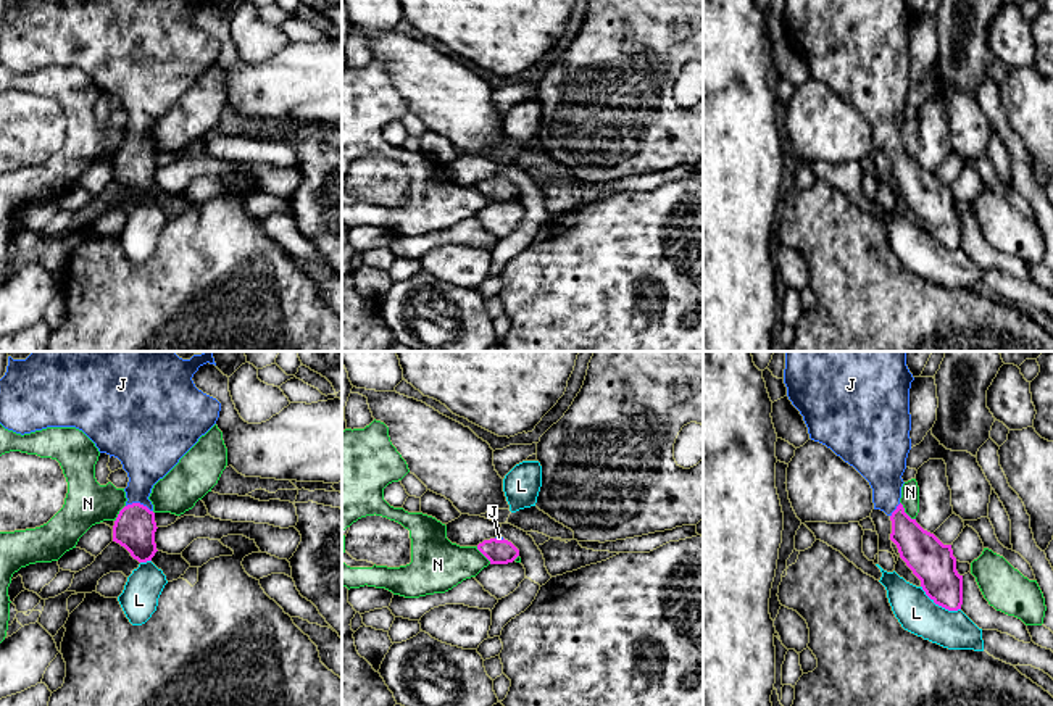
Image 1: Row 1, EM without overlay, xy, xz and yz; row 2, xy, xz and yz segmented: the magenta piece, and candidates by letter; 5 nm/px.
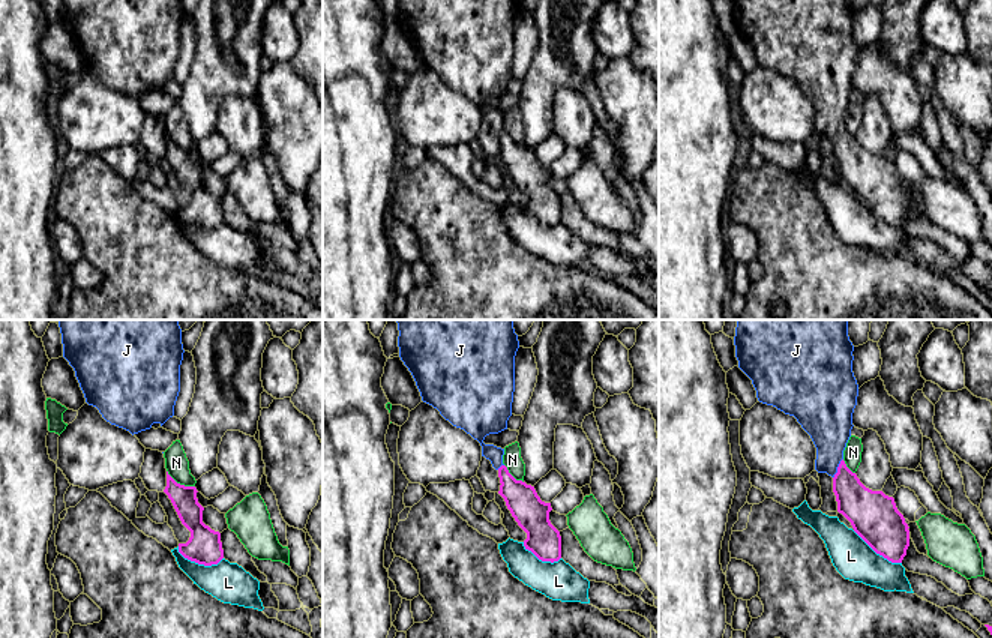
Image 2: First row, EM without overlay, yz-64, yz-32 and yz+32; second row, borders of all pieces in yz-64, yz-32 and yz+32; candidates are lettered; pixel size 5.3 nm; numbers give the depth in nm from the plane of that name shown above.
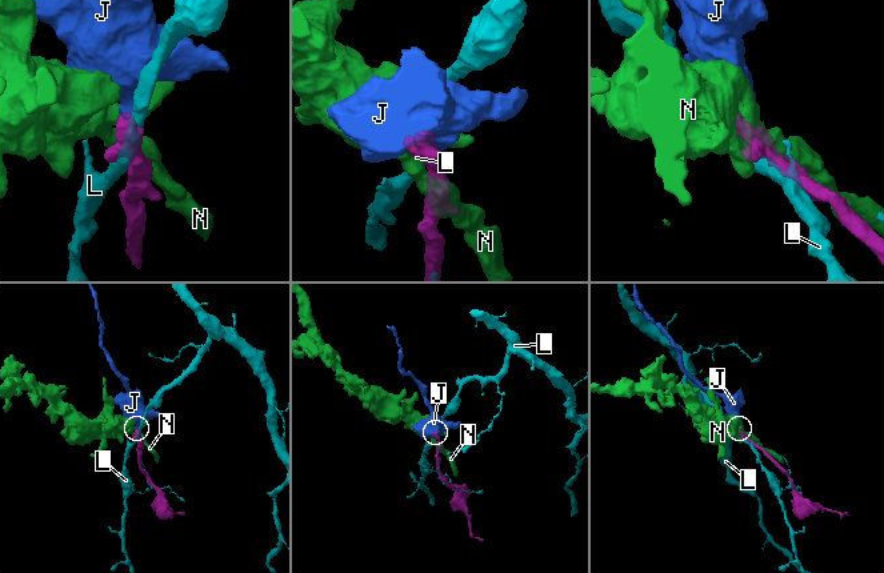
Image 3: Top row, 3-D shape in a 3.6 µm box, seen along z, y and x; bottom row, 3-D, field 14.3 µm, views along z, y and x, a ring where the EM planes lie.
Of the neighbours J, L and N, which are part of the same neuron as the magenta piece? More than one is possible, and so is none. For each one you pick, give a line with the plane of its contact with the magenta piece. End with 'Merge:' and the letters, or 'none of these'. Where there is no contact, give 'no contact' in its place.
J: contact in xy
Merge: J

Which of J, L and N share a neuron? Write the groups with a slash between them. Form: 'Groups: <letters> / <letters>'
Groups: J / L / N

